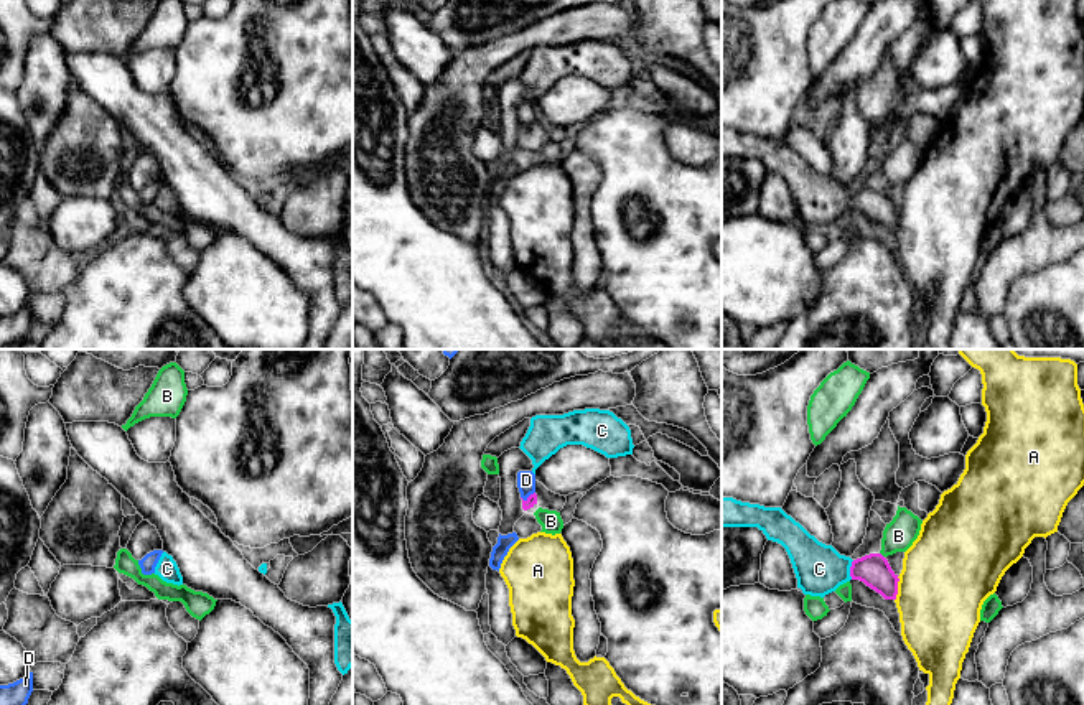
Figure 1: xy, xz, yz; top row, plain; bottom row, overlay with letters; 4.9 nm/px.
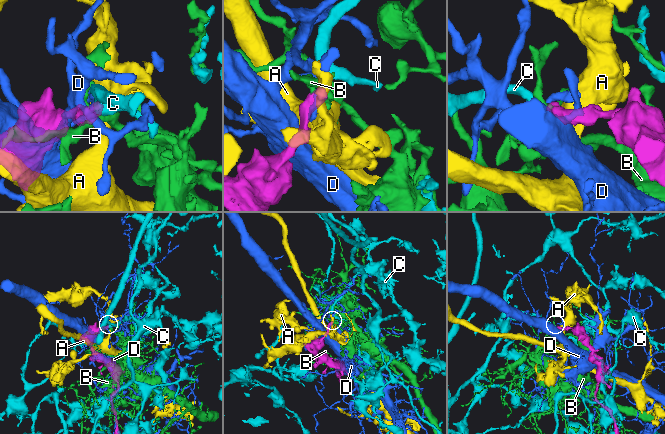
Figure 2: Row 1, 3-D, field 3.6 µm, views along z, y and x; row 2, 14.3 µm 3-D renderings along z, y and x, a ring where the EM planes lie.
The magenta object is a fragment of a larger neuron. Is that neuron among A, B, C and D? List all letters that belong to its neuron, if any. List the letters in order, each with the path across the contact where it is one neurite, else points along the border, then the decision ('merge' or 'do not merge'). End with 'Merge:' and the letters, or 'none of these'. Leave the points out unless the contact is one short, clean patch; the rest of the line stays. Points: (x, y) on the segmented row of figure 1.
A: border yz (898, 577), (895, 600); do not merge
B: do not merge
C: way yz (873, 570), (850, 570), (819, 569); merge
D: border xz (534, 491), (524, 499), (521, 498); do not merge
Merge: C

